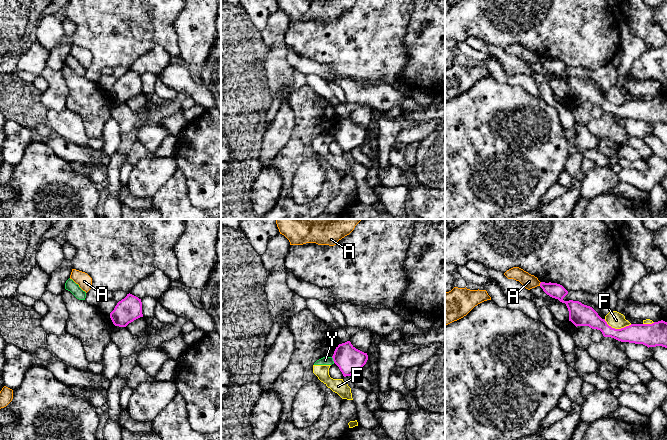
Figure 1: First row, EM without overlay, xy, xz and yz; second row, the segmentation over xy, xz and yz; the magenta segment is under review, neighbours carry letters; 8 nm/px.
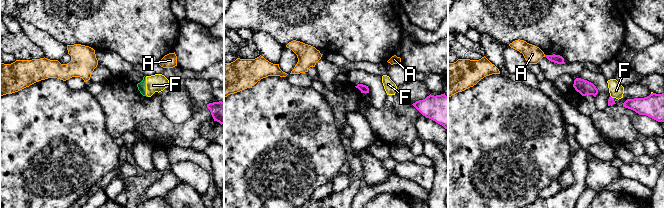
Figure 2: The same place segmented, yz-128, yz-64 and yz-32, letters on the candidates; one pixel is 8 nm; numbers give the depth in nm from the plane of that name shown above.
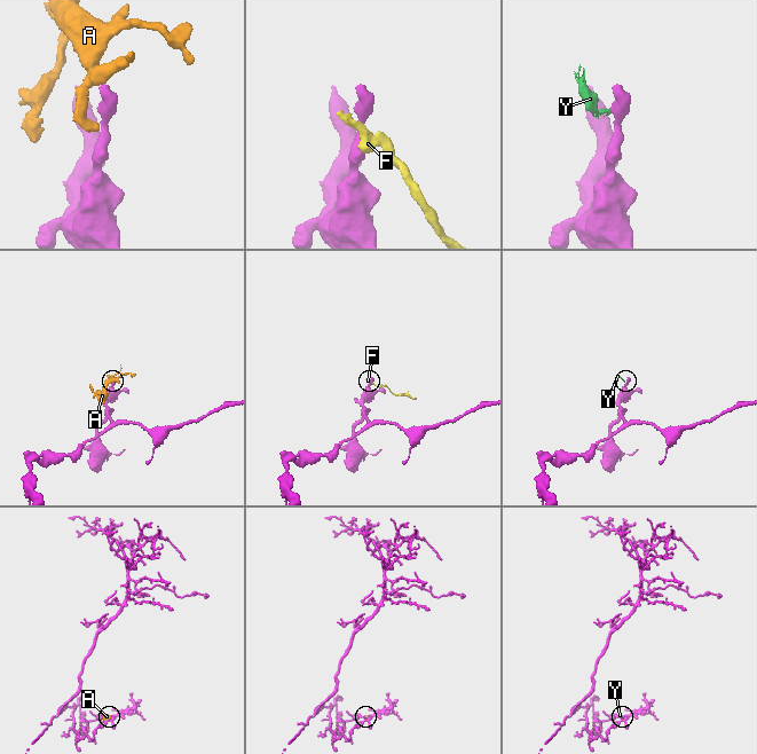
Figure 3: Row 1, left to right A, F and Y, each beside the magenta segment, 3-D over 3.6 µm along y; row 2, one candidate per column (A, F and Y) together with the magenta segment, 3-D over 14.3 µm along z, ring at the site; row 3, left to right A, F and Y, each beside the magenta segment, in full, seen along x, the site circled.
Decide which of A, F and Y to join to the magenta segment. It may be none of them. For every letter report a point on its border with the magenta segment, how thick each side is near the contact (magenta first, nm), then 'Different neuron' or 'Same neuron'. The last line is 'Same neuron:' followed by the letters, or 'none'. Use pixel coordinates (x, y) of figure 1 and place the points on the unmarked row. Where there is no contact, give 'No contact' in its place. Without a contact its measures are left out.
A: Touches magenta at yz (540, 60). Thickness 120 nm (magenta) against 120 nm. Different neuron
F: Touches magenta at yz (617, 105). Thickness 180 nm (magenta) against 130 nm. Different neuron
Y: Touches magenta at xz (333, 136). Thickness 200 nm (magenta) against 60 nm. Different neuron
Same neuron: none

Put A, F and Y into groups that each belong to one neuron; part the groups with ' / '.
A / F Y

